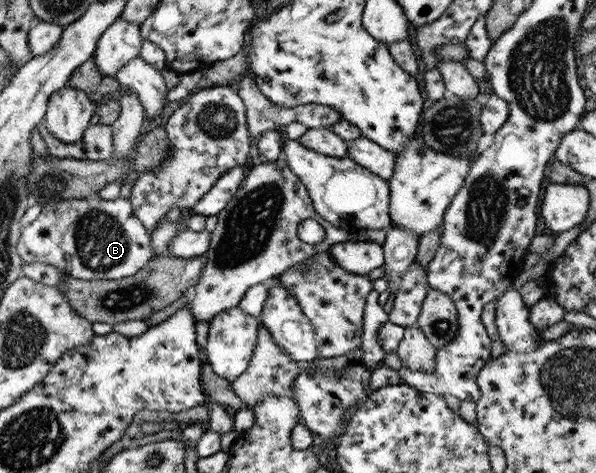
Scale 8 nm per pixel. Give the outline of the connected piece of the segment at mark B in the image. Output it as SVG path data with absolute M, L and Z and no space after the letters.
M129 198L65 199L42 207L31 224L21 228L16 246L25 263L45 263L73 278L119 280L137 274L153 260L151 233L133 212Z

